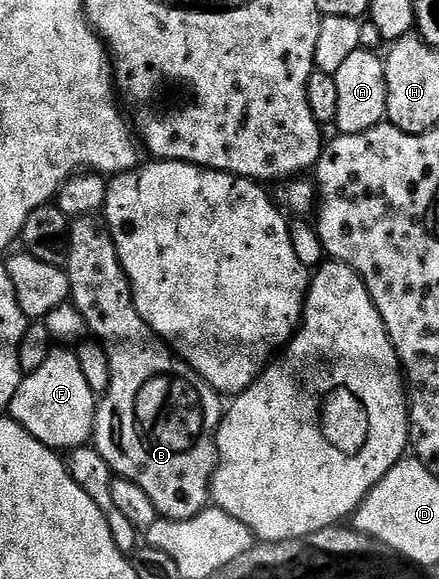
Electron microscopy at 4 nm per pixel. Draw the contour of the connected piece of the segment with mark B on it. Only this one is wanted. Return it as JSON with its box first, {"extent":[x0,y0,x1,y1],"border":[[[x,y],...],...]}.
{"extent":[67,215,223,520],"border":[[[100,215],[78,216],[70,223],[69,262],[67,271],[69,274],[69,300],[79,310],[79,314],[83,314],[83,318],[87,322],[90,333],[95,337],[97,343],[103,346],[103,350],[107,350],[107,362],[111,366],[111,382],[109,383],[109,388],[105,391],[105,395],[100,397],[97,405],[97,421],[93,427],[92,443],[95,445],[97,452],[103,454],[103,462],[107,462],[107,466],[111,466],[114,477],[135,482],[147,493],[147,498],[151,498],[151,502],[155,502],[155,510],[157,511],[158,517],[167,520],[195,518],[202,510],[210,507],[211,504],[213,475],[217,469],[217,427],[221,425],[221,417],[223,415],[222,397],[198,374],[198,372],[191,370],[191,366],[187,366],[187,362],[180,360],[178,356],[153,333],[151,326],[147,326],[147,322],[143,322],[143,318],[139,318],[139,310],[135,310],[135,302],[131,294],[129,279],[123,270],[123,266],[119,262],[119,254],[115,250],[115,242],[111,238],[111,230]]]}

